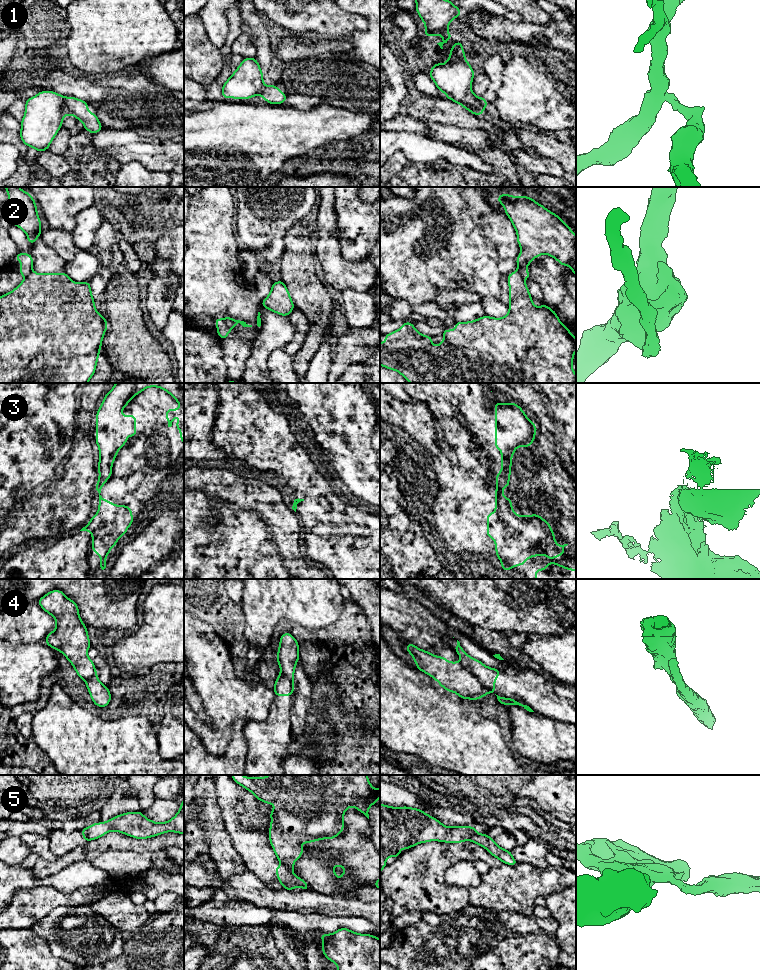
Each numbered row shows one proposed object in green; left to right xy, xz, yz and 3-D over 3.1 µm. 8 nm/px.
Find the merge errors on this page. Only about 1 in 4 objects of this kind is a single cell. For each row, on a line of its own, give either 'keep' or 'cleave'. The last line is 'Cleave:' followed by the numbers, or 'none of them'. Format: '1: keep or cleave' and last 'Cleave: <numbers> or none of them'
1: cleave
2: cleave
3: keep
4: cleave
5: cleave
Cleave: 1, 2, 4, 5

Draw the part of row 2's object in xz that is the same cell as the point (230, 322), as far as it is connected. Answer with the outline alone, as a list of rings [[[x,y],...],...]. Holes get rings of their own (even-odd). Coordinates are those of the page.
[[[224,317],[223,321],[225,322],[226,326],[228,328],[234,329],[235,328],[235,324],[236,323],[240,323],[243,327],[252,327],[252,325],[248,325],[246,322],[244,321],[240,321],[240,320],[235,320],[233,318],[230,317]]]

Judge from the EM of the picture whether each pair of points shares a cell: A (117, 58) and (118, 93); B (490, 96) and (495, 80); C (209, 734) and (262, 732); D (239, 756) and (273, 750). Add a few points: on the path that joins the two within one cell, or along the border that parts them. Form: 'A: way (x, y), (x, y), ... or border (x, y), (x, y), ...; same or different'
A: border (127, 72), (114, 75); different
B: way (491, 92), (495, 84); same
C: border (267, 714), (261, 721), (247, 721), (245, 723); different
D: border (242, 732), (246, 744), (245, 764); different

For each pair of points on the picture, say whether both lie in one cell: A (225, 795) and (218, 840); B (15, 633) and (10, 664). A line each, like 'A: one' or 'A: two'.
A: two
B: two

